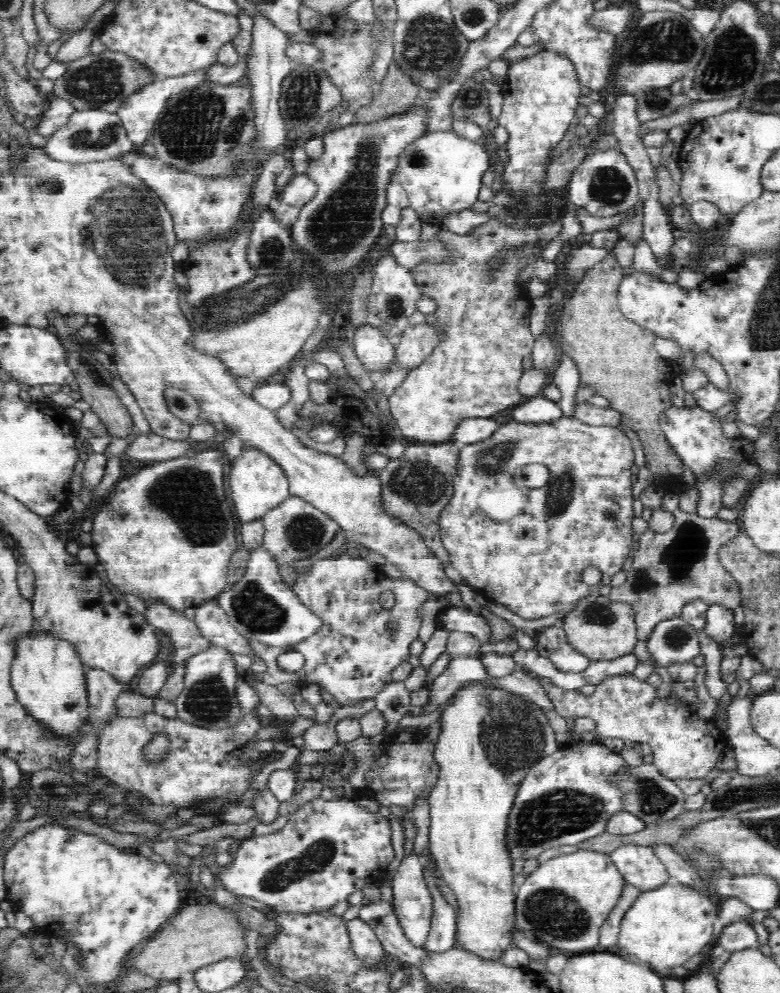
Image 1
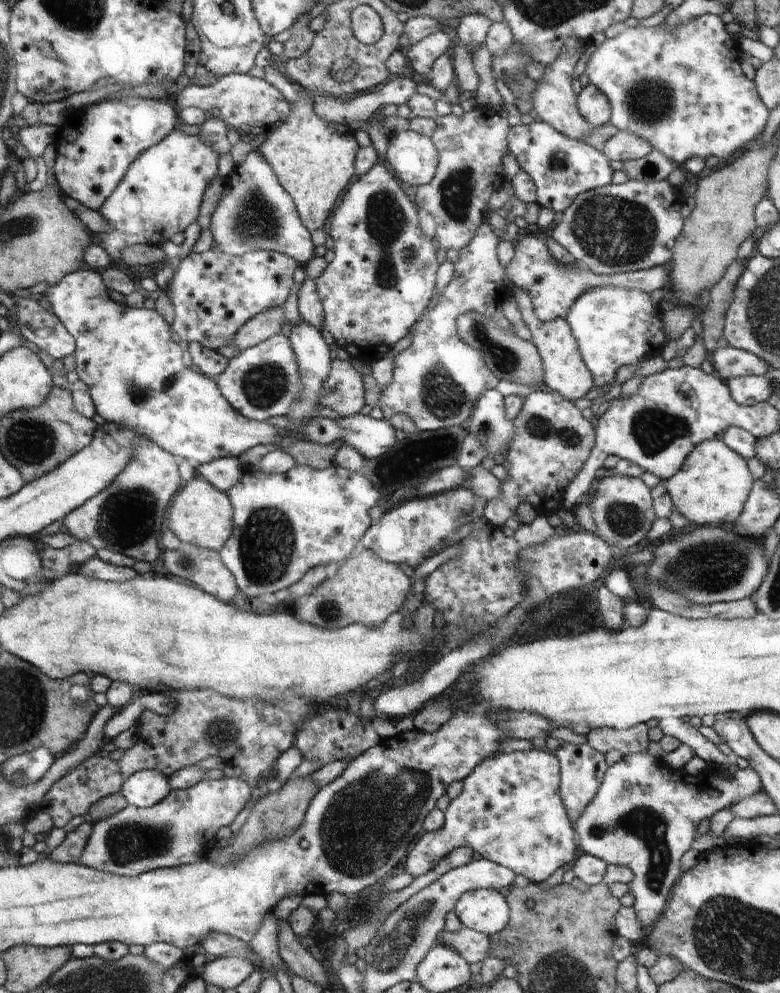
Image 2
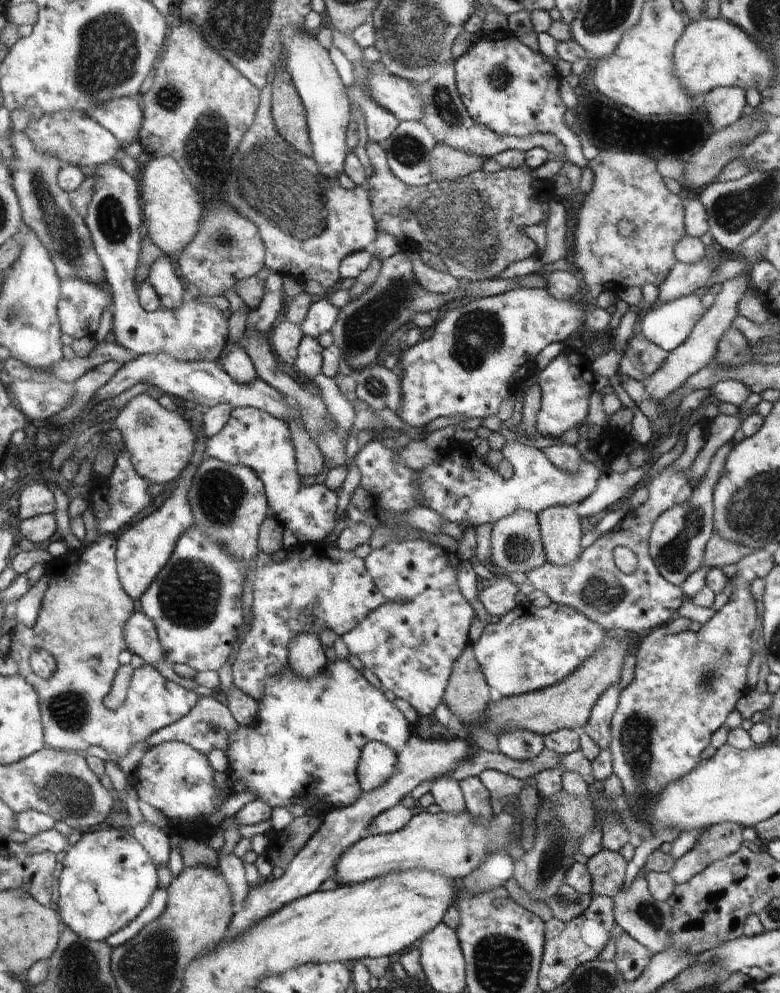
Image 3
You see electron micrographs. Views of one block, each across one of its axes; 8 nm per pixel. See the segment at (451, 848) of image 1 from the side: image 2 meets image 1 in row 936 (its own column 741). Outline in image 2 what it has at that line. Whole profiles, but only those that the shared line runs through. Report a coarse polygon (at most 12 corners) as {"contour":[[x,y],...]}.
{"contour":[[724,440],[698,444],[664,480],[696,525],[735,523],[750,495],[747,461]]}

